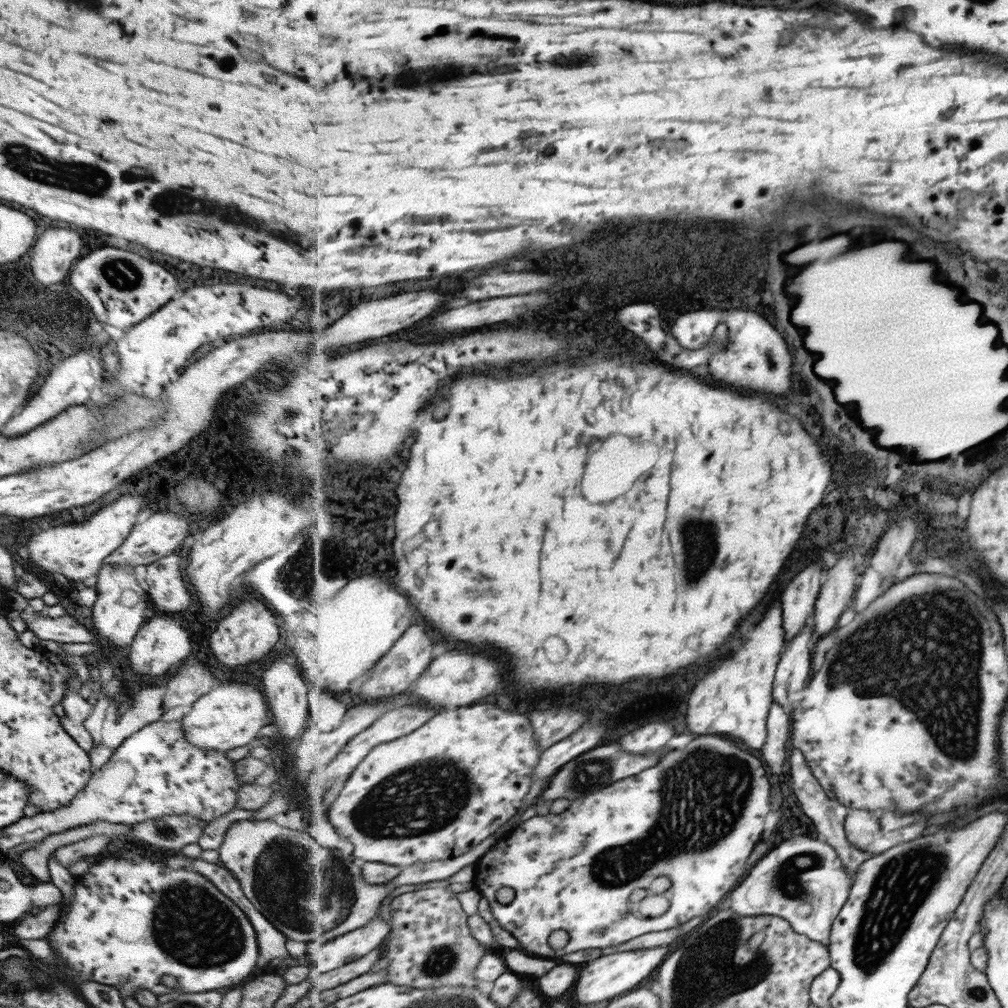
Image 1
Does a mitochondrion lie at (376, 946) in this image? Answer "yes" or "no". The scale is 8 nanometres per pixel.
no

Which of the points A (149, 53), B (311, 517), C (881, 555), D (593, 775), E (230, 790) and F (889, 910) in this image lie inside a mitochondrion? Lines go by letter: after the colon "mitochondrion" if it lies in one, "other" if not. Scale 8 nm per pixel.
A: other
B: other
C: other
D: mitochondrion
E: other
F: mitochondrion

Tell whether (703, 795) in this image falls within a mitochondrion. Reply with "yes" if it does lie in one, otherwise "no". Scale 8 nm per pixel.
yes

